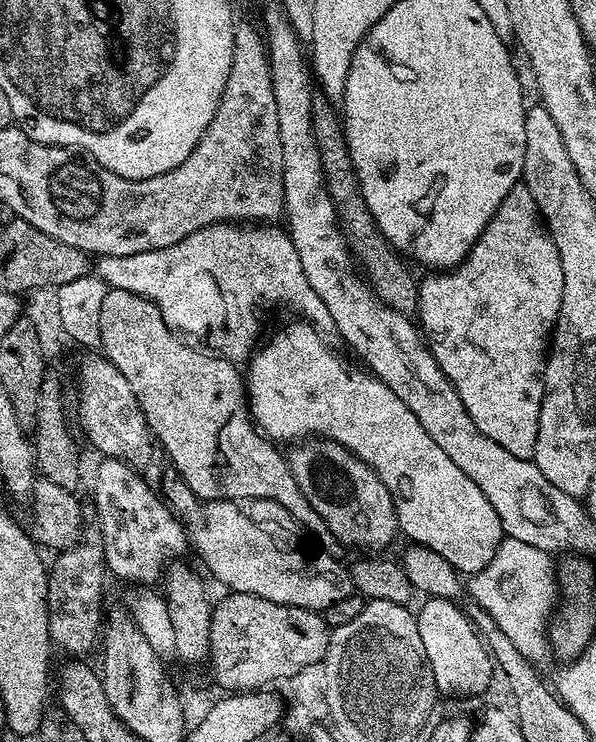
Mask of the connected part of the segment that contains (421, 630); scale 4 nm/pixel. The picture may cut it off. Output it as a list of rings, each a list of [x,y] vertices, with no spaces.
[[[429,596],[423,602],[425,604],[420,609],[415,609],[414,615],[418,634],[422,638],[422,646],[426,650],[428,665],[434,674],[437,693],[441,697],[476,696],[479,692],[486,691],[488,683],[492,680],[492,672],[494,673],[494,661],[488,655],[485,641],[469,620],[467,611],[463,607],[460,609],[456,600],[447,600],[437,596]]]

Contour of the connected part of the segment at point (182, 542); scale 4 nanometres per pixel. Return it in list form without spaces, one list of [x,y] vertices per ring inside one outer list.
[[[104,458],[96,468],[96,512],[100,515],[99,539],[104,546],[107,571],[120,580],[129,580],[132,586],[152,586],[164,576],[173,562],[186,552],[186,530],[180,526],[171,508],[164,503],[159,491],[125,460]]]

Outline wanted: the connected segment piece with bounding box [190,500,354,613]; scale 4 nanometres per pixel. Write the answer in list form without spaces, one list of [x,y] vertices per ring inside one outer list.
[[[206,500],[199,505],[198,511],[191,517],[190,548],[200,555],[200,560],[212,571],[216,580],[225,584],[225,589],[254,594],[258,598],[266,598],[266,602],[278,602],[282,606],[298,606],[311,612],[323,613],[325,608],[334,606],[334,602],[342,602],[342,598],[353,595],[352,573],[343,568],[332,556],[320,554],[316,560],[308,561],[300,552],[291,552],[288,548],[279,548],[268,537],[264,528],[259,528],[235,500]]]

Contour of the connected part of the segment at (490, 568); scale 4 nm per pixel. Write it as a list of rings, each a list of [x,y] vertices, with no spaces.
[[[504,538],[490,564],[482,569],[484,576],[473,575],[466,588],[472,591],[475,607],[485,608],[506,638],[518,646],[529,662],[540,662],[546,652],[546,621],[558,600],[558,581],[554,560],[538,546],[526,546],[518,538]]]

